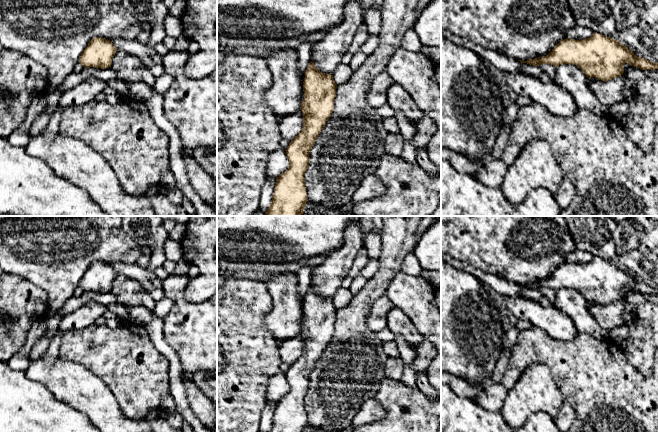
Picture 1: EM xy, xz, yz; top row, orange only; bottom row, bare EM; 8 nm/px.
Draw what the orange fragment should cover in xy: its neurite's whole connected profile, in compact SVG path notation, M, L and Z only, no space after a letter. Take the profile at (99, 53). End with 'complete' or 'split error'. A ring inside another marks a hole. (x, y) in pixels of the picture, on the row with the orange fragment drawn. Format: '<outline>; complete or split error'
M95 37L82 52L79 63L84 68L106 69L111 67L116 51L116 47L110 40Z; complete

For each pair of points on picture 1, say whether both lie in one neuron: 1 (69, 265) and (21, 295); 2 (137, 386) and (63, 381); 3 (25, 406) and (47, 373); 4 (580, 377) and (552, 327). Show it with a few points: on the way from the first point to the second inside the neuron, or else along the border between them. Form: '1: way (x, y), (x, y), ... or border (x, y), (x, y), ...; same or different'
1: border (16, 274), (38, 285), (46, 293), (49, 305); different
2: border (87, 369), (102, 380), (118, 404); different
3: border (24, 372), (29, 378), (40, 382), (58, 399); different
4: border (538, 328), (558, 339), (571, 339), (577, 333); different

